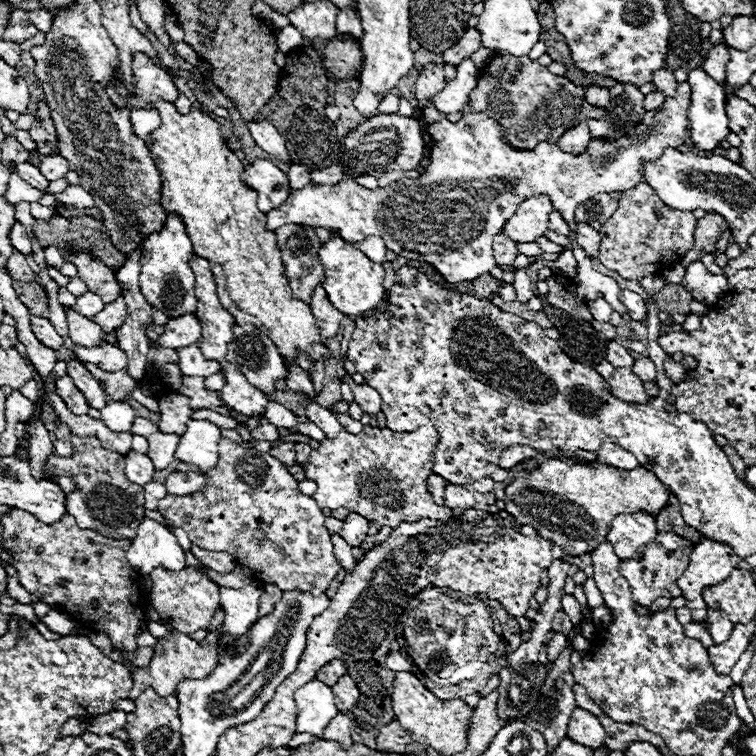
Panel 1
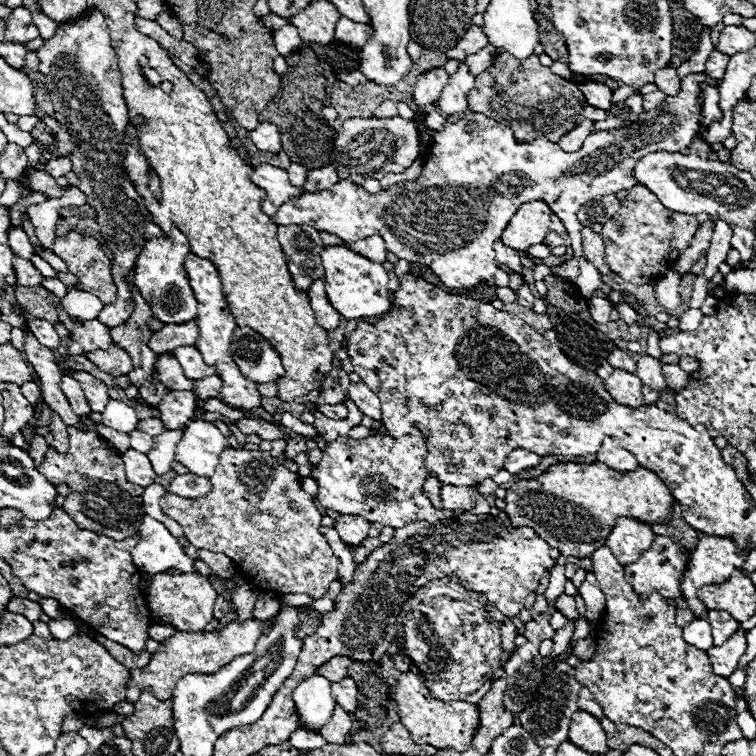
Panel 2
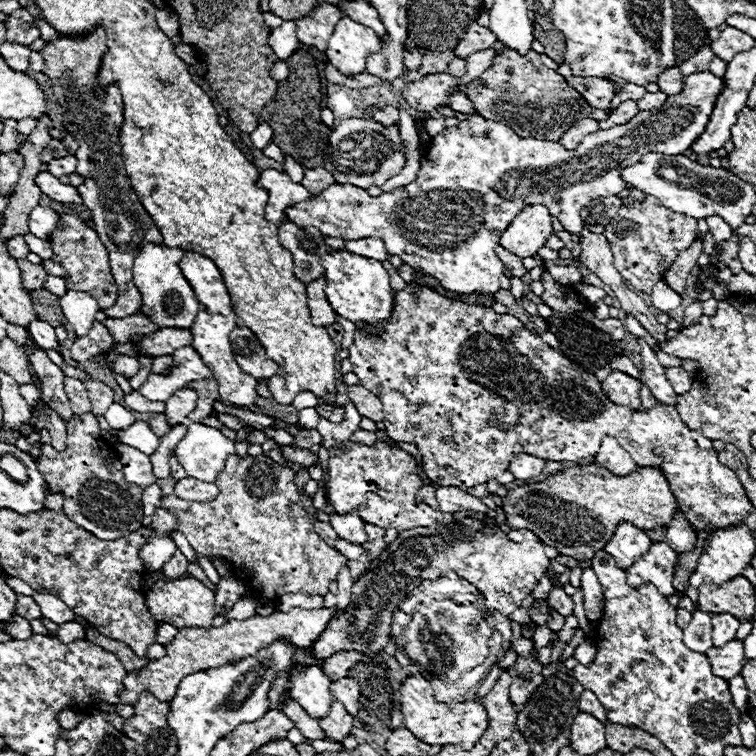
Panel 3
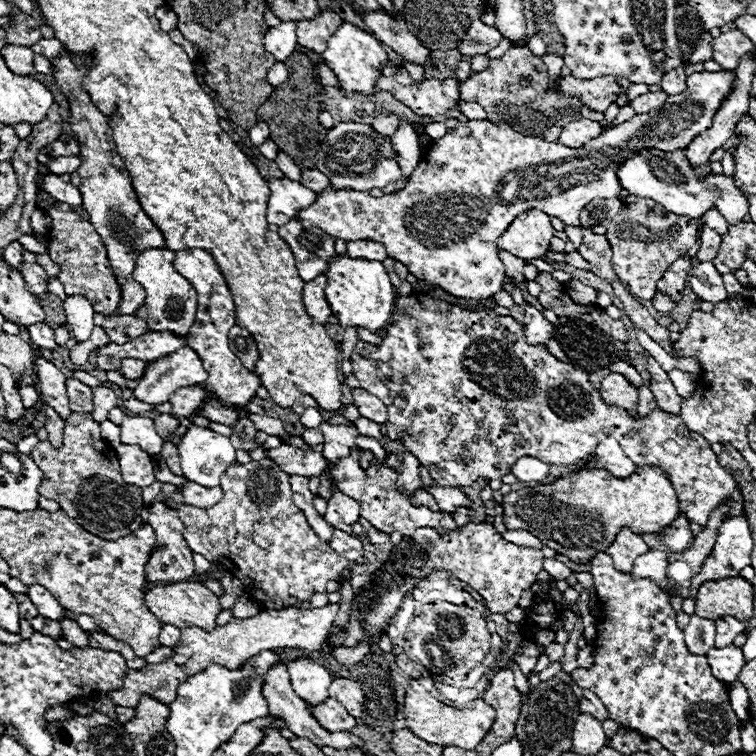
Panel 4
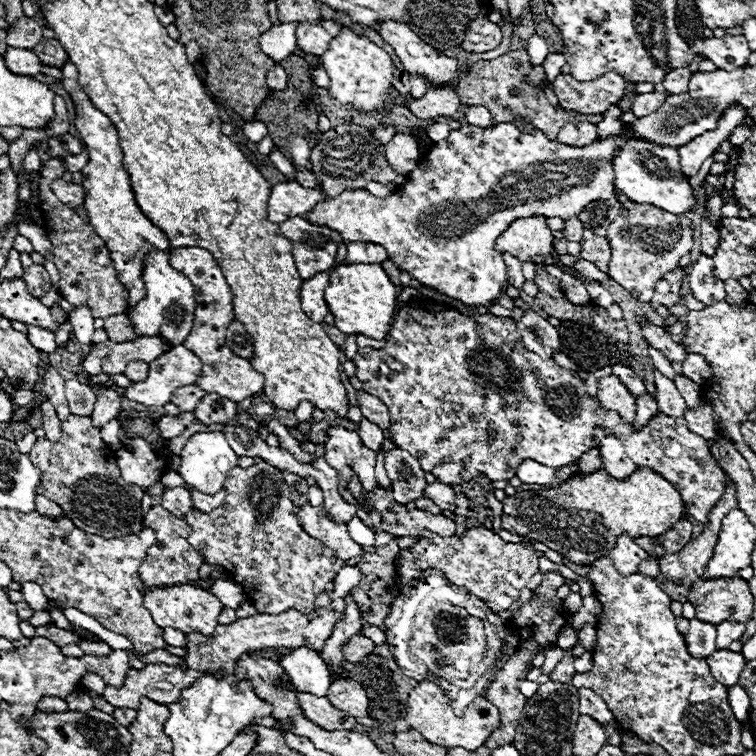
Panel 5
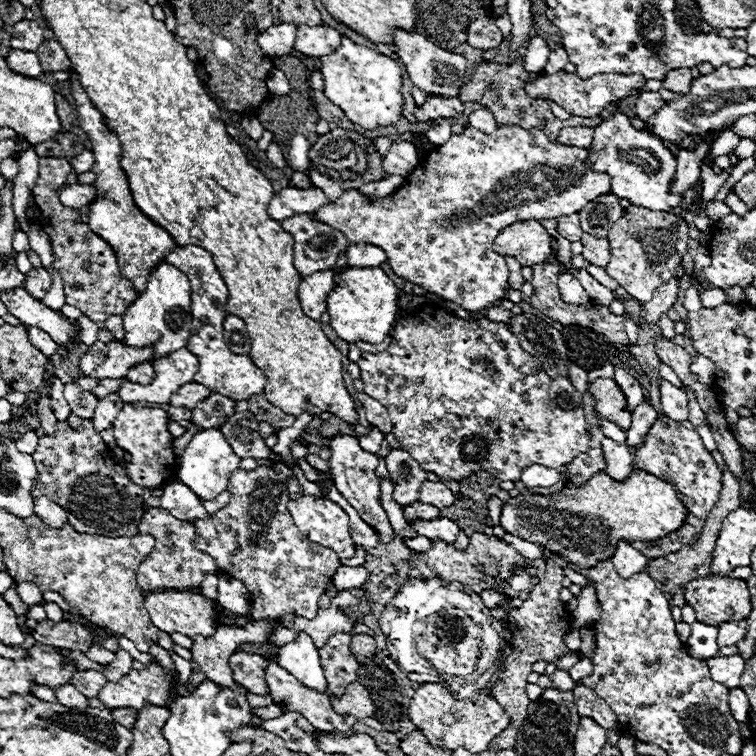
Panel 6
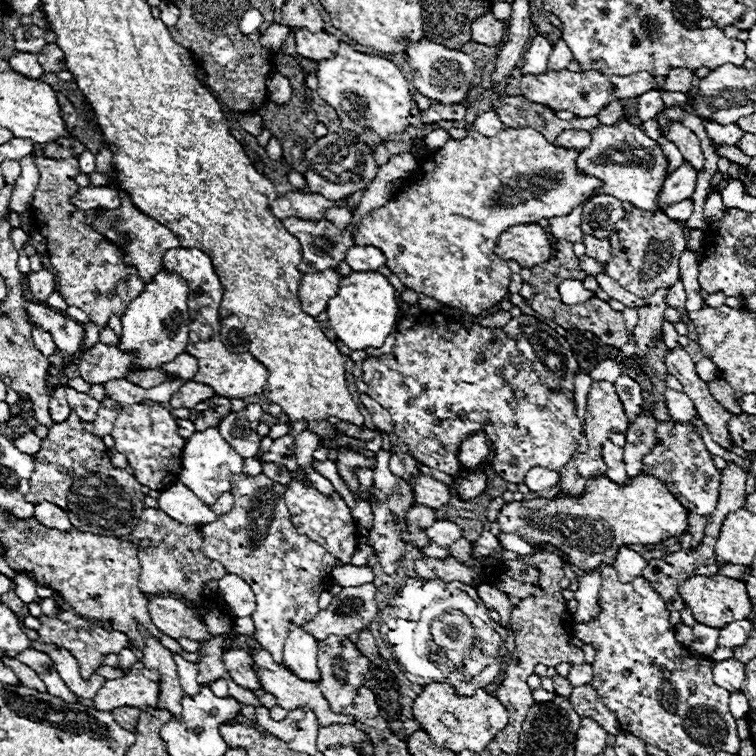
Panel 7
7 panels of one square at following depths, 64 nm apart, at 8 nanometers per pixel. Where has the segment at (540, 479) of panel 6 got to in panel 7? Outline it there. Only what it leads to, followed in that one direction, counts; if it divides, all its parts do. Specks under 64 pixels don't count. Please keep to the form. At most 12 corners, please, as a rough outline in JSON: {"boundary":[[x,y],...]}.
{"boundary":[[530,468],[524,484],[530,490],[548,490],[560,482],[560,474],[552,470]]}

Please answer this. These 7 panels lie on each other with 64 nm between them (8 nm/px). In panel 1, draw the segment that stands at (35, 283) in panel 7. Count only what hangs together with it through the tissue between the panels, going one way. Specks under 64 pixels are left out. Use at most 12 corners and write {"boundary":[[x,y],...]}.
{"boundary":[[14,250],[6,266],[20,282],[36,280],[36,272],[26,264],[22,252]]}

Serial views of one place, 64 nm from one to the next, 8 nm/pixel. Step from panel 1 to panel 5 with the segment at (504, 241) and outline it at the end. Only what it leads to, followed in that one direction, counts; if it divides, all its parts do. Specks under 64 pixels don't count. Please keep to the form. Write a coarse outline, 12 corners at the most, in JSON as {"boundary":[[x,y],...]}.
{"boundary":[[504,252],[504,264],[508,268],[508,284],[522,288],[526,282],[522,276],[522,262]]}

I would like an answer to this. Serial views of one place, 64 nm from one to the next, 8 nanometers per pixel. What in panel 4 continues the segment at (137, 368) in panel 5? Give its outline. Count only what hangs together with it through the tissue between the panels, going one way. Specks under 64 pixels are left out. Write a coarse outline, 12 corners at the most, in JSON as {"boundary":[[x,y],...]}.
{"boundary":[[142,360],[120,362],[120,374],[124,378],[136,378],[144,374]]}

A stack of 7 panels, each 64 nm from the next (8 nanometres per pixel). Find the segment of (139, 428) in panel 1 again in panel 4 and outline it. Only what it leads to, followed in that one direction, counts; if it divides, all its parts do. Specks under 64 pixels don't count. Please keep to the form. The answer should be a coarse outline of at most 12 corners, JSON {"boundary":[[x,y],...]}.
{"boundary":[[170,414],[154,418],[156,434],[168,438],[176,428],[178,420]]}

